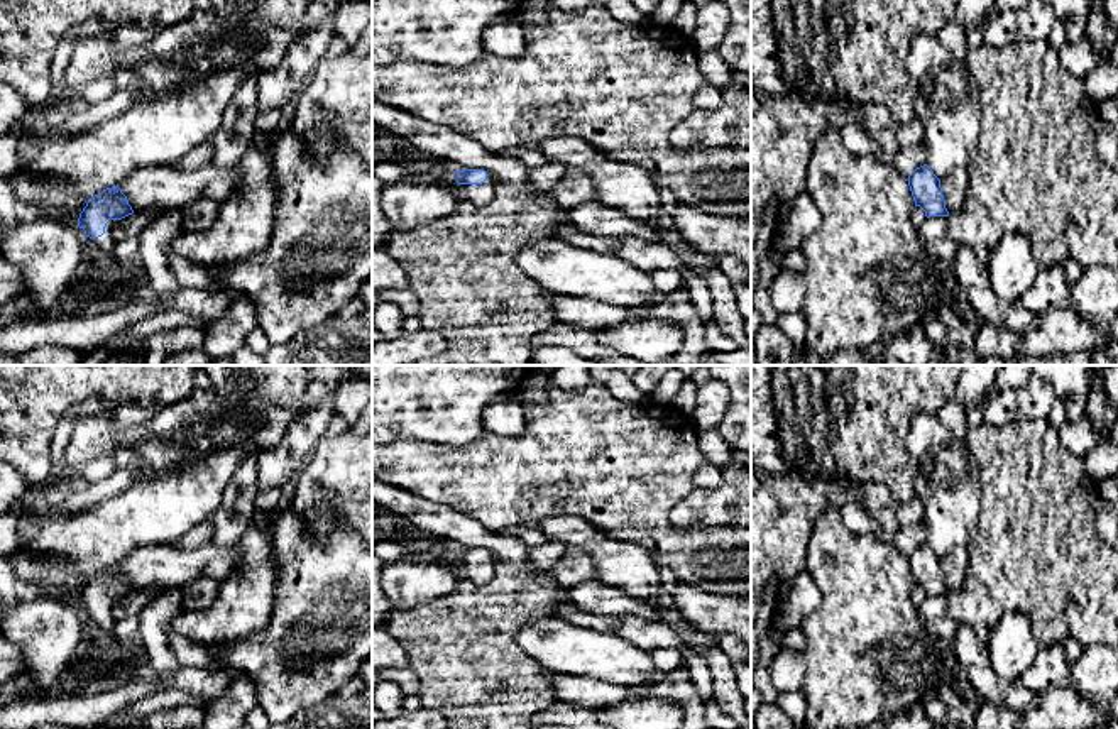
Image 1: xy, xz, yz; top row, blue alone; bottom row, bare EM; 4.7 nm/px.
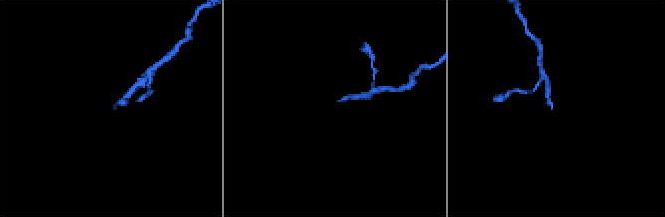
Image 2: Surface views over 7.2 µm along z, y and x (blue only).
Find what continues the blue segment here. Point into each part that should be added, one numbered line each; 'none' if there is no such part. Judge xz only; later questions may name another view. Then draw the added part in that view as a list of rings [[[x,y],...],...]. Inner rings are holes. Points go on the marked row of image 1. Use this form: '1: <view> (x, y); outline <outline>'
1: xz (481, 195); outline [[[487,173],[487,179],[482,184],[460,184],[465,201],[479,208],[487,206],[496,198],[497,183]]]

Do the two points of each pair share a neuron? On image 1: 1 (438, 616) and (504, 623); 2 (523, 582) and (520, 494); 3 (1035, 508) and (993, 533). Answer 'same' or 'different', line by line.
1: same
2: different
3: same

